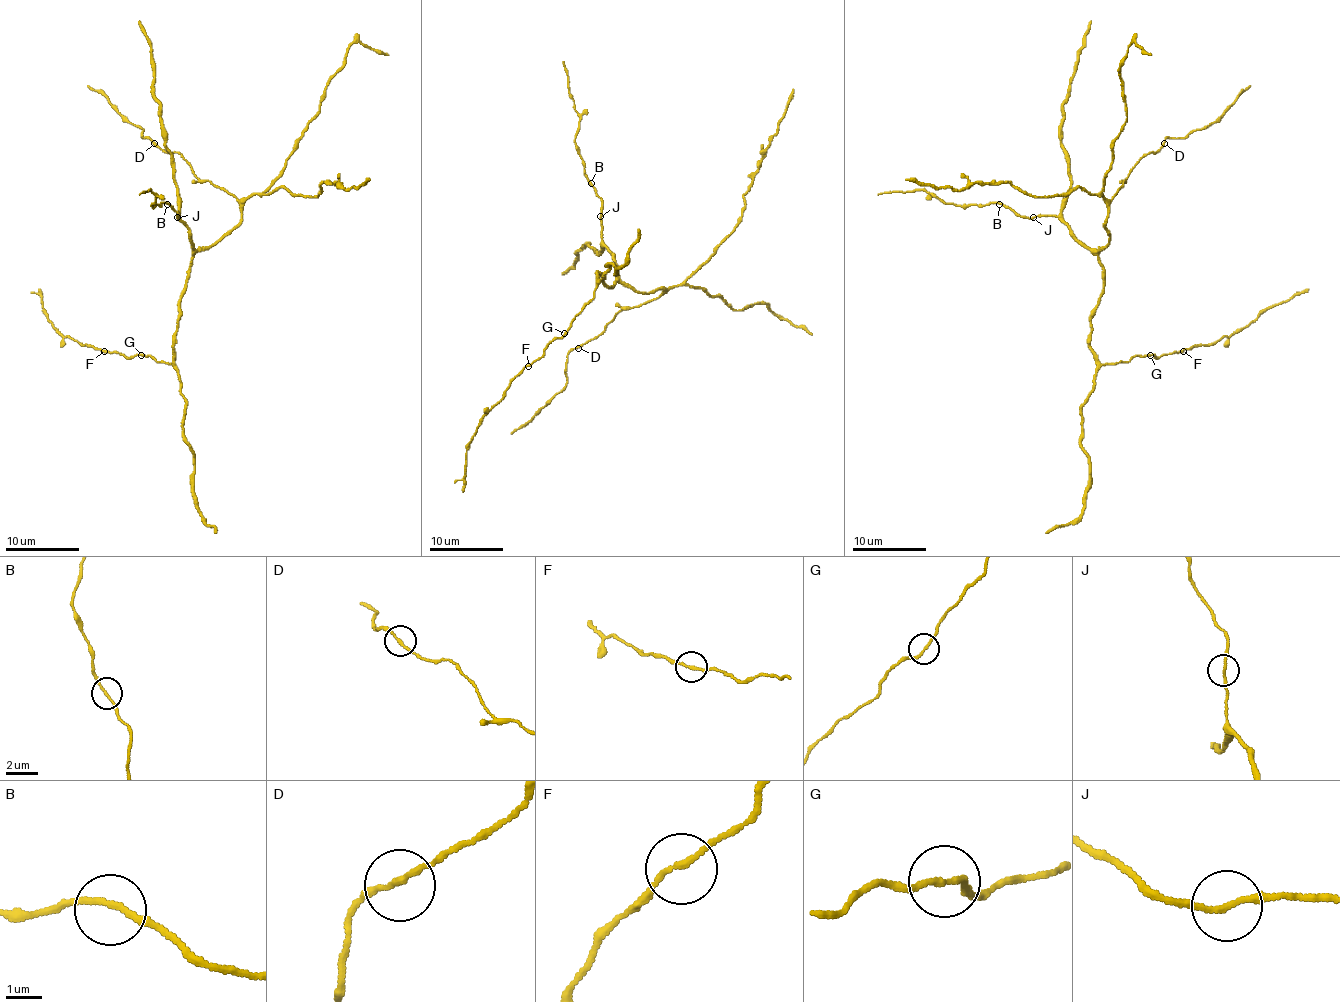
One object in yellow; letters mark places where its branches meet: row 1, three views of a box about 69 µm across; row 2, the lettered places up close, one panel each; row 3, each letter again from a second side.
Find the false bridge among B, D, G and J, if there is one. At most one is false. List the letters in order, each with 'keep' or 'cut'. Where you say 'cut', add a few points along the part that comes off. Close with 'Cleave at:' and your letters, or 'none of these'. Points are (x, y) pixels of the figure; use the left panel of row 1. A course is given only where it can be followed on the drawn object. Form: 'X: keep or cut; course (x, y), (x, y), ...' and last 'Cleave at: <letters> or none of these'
B: keep
D: keep
G: keep
J: keep
Cleave at: none of these

